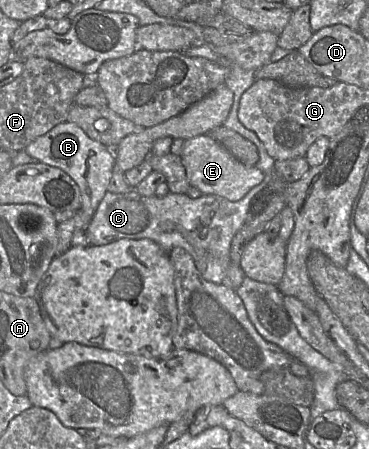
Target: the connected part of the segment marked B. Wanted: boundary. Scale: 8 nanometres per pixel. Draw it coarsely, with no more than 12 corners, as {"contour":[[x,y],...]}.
{"contour":[[65,121],[24,150],[66,172],[81,210],[95,213],[108,191],[113,149]]}

